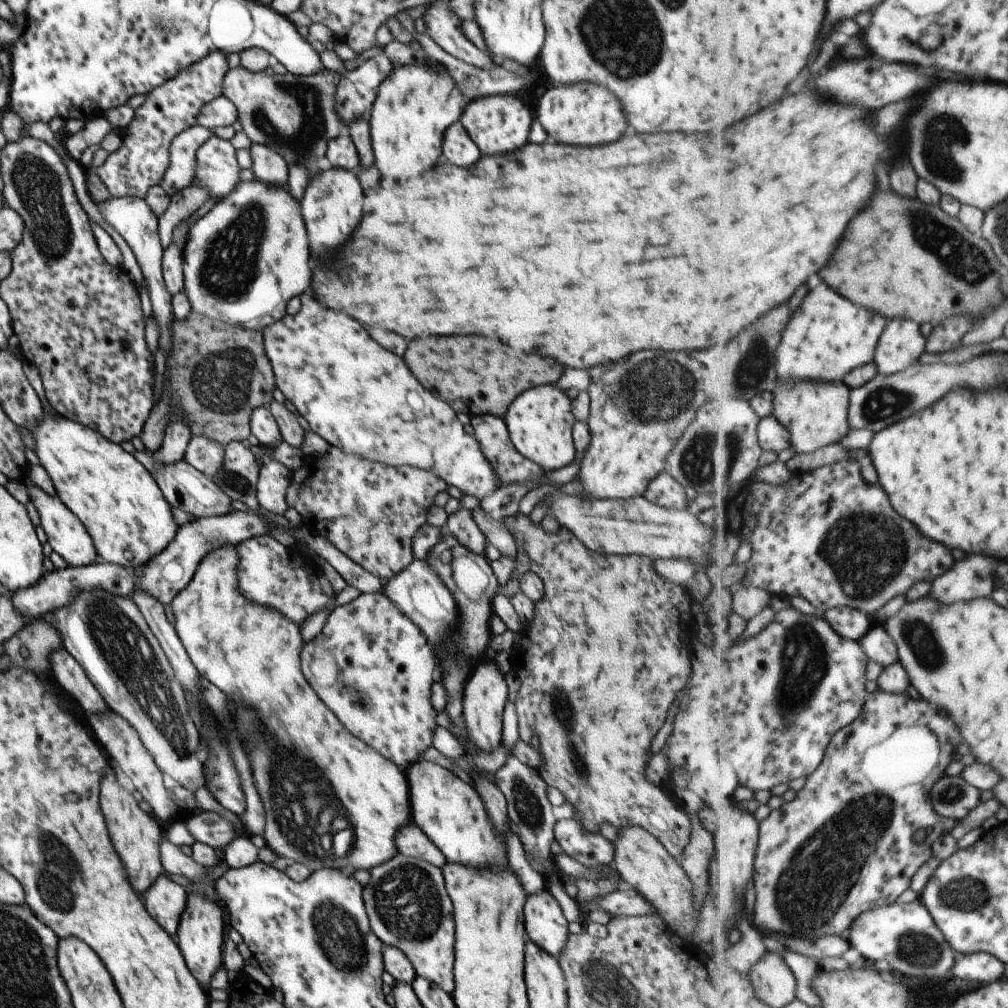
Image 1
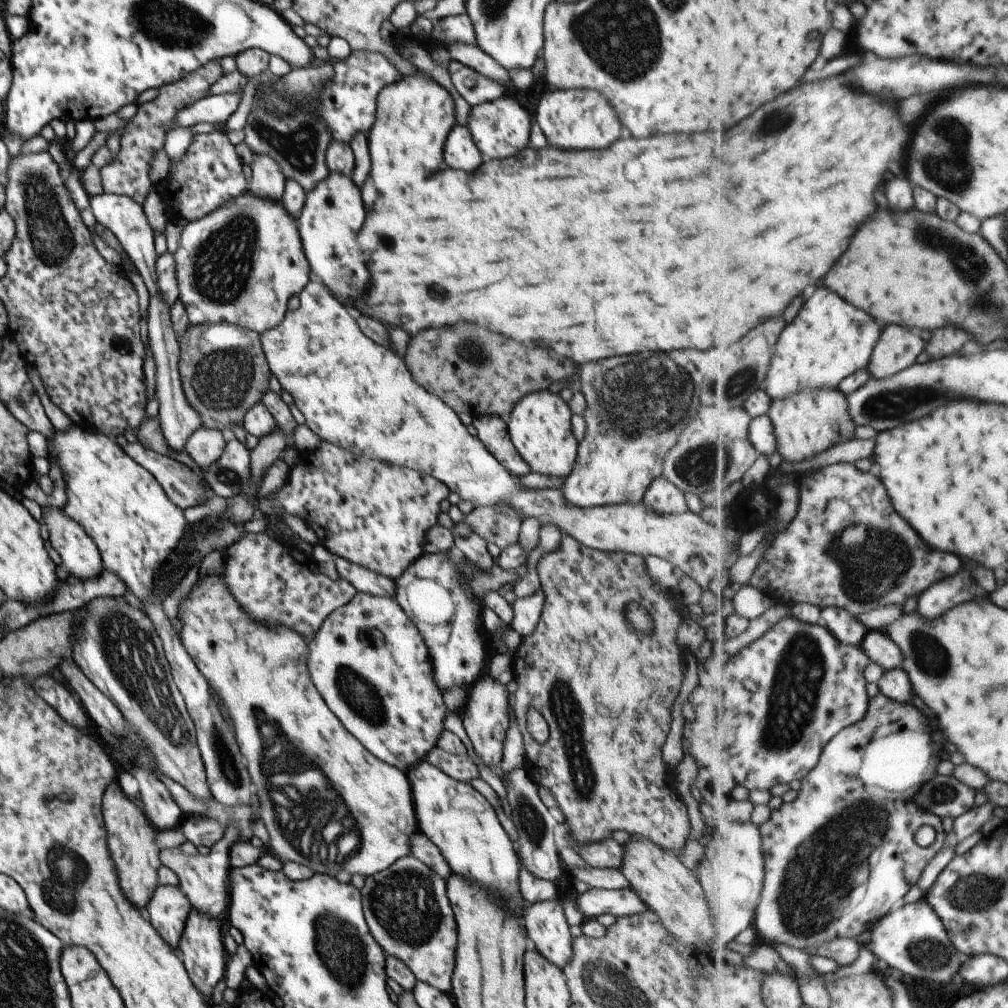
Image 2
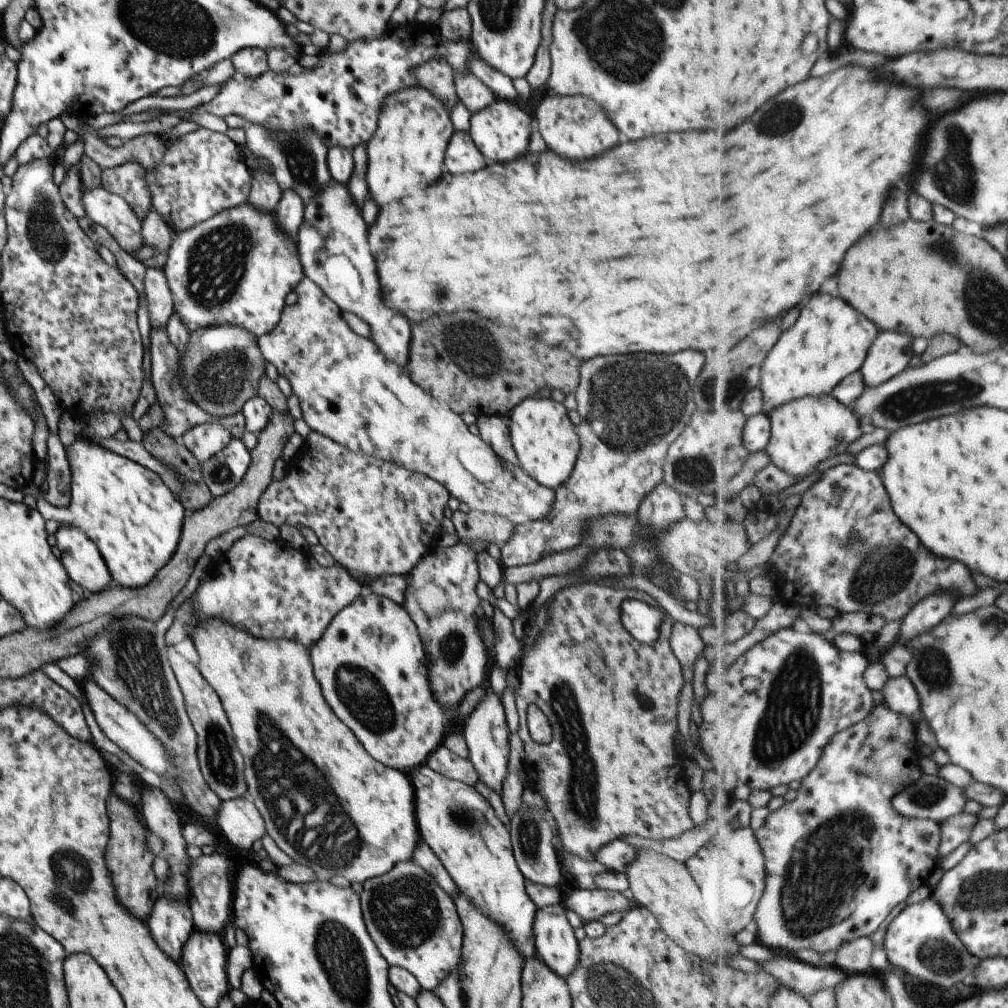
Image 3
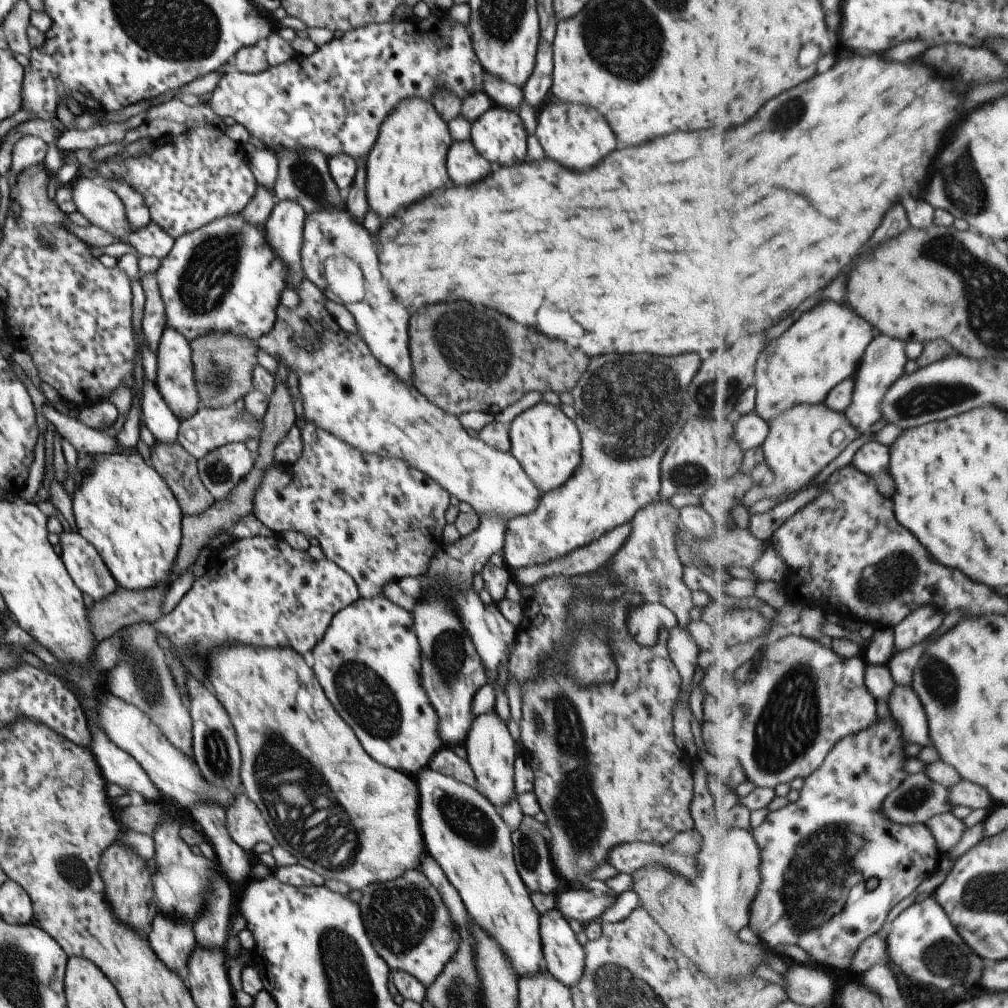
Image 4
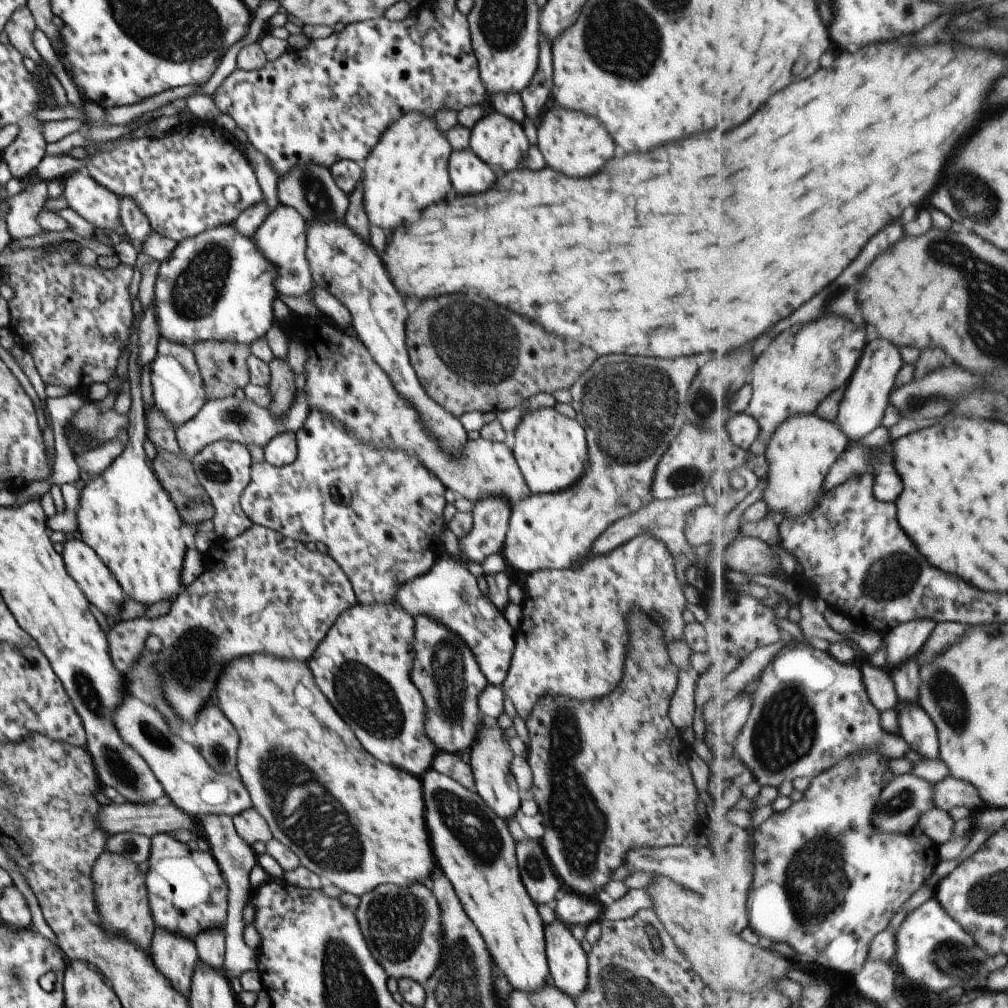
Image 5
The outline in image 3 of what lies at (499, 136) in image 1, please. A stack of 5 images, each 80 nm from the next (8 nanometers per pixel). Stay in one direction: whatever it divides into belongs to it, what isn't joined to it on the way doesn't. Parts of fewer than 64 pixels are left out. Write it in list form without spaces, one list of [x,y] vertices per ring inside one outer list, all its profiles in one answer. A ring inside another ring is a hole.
[[[511,97],[509,100],[496,98],[491,104],[470,114],[468,133],[485,160],[509,162],[527,152],[530,126],[529,116],[515,104]]]

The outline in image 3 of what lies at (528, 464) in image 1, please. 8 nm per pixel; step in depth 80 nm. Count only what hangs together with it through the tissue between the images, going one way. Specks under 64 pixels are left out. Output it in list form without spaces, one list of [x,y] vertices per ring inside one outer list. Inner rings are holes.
[[[477,416],[476,426],[479,438],[504,463],[519,466],[515,451],[508,435],[508,423],[503,416]]]

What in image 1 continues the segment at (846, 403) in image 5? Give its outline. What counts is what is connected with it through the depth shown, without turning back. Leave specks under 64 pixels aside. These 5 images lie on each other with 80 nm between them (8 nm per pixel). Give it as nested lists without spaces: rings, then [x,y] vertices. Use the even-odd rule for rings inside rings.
[[[891,320],[878,342],[874,362],[879,373],[898,373],[926,352],[927,339],[916,320]]]

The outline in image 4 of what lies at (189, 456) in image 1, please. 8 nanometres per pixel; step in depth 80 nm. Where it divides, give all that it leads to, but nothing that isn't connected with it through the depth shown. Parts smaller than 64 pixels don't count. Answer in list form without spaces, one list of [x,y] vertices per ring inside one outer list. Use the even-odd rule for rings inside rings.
[[[235,404],[229,407],[219,407],[208,409],[199,407],[193,416],[188,419],[178,421],[175,442],[179,443],[185,452],[188,452],[194,459],[199,460],[211,452],[215,452],[224,444],[232,442],[244,443],[247,438],[259,438],[262,427],[245,408],[237,414]]]

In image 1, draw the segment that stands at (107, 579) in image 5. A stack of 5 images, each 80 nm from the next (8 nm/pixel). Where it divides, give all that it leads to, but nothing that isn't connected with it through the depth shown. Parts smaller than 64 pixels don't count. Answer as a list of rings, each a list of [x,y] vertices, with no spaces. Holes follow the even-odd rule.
[[[27,475],[23,476],[23,478],[25,480],[21,483],[26,488],[31,504],[37,510],[40,520],[39,526],[43,529],[46,542],[52,548],[52,551],[59,554],[70,567],[82,567],[99,562],[91,537],[87,534],[85,527],[79,522],[79,519],[59,500],[57,495],[51,496],[45,493]]]

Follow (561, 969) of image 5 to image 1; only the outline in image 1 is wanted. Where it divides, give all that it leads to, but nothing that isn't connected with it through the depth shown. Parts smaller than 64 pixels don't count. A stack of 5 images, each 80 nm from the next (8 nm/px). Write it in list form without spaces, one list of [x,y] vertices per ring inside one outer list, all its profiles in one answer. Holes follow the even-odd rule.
[[[547,889],[526,896],[523,907],[524,932],[547,954],[558,957],[568,935],[567,920]]]

